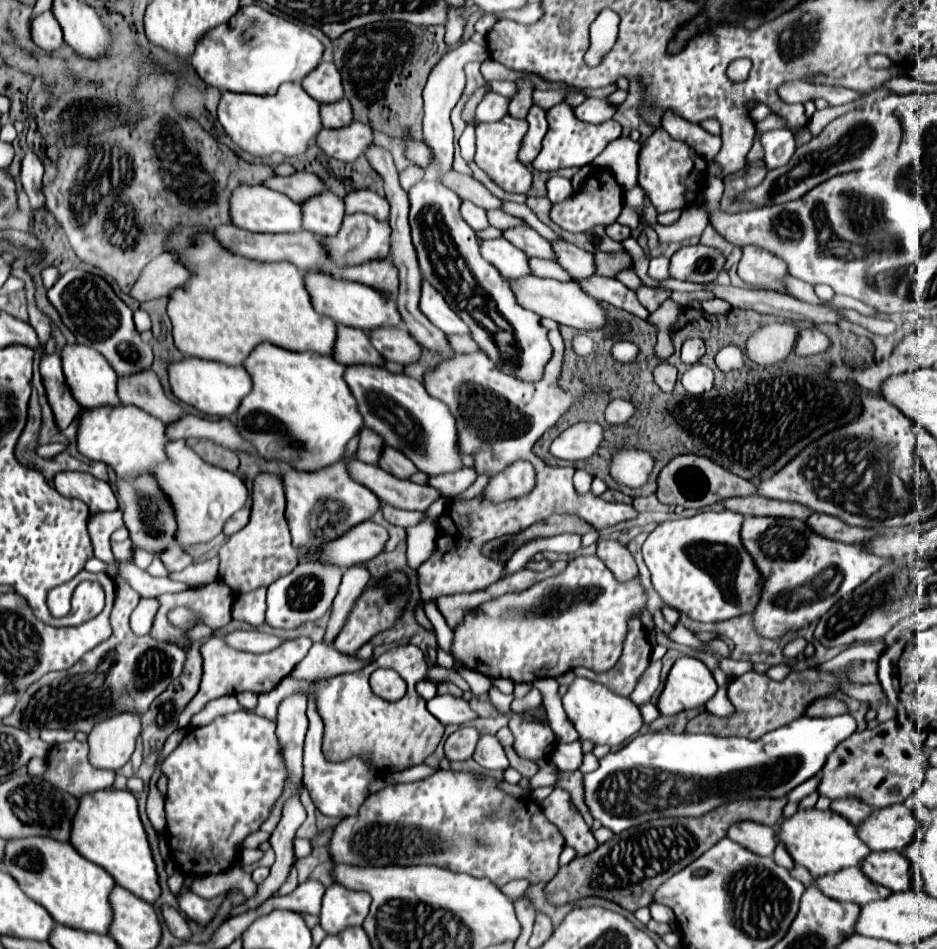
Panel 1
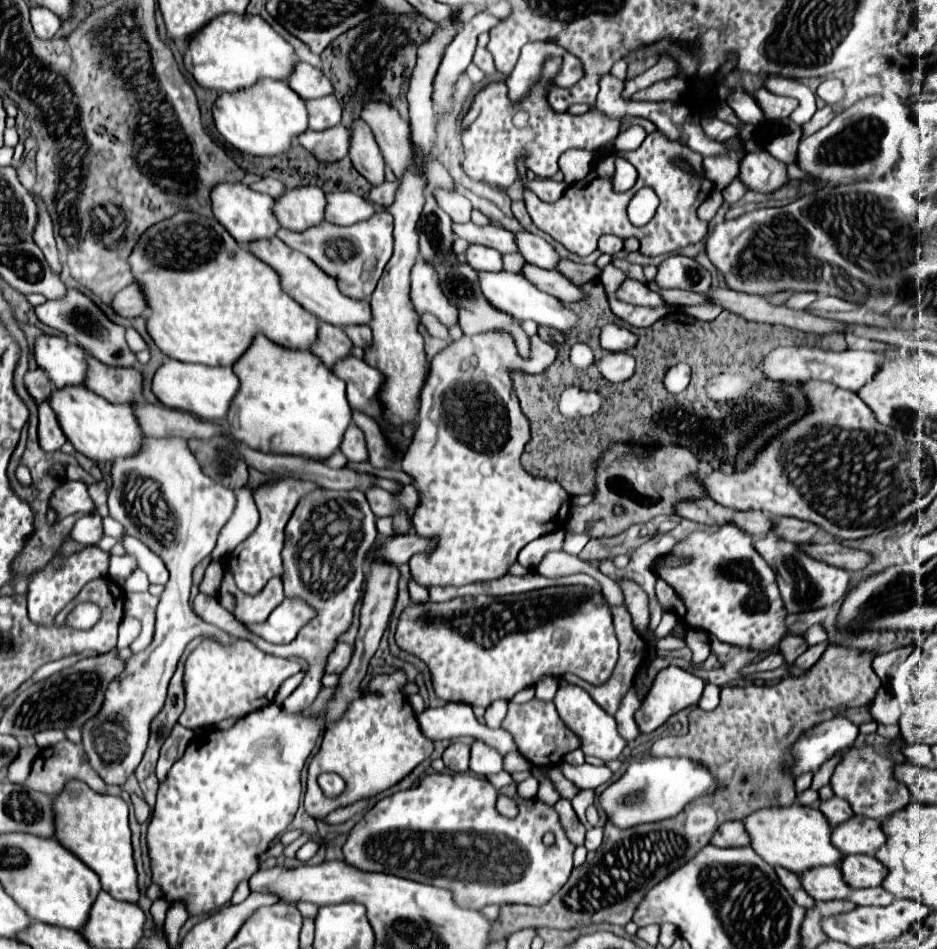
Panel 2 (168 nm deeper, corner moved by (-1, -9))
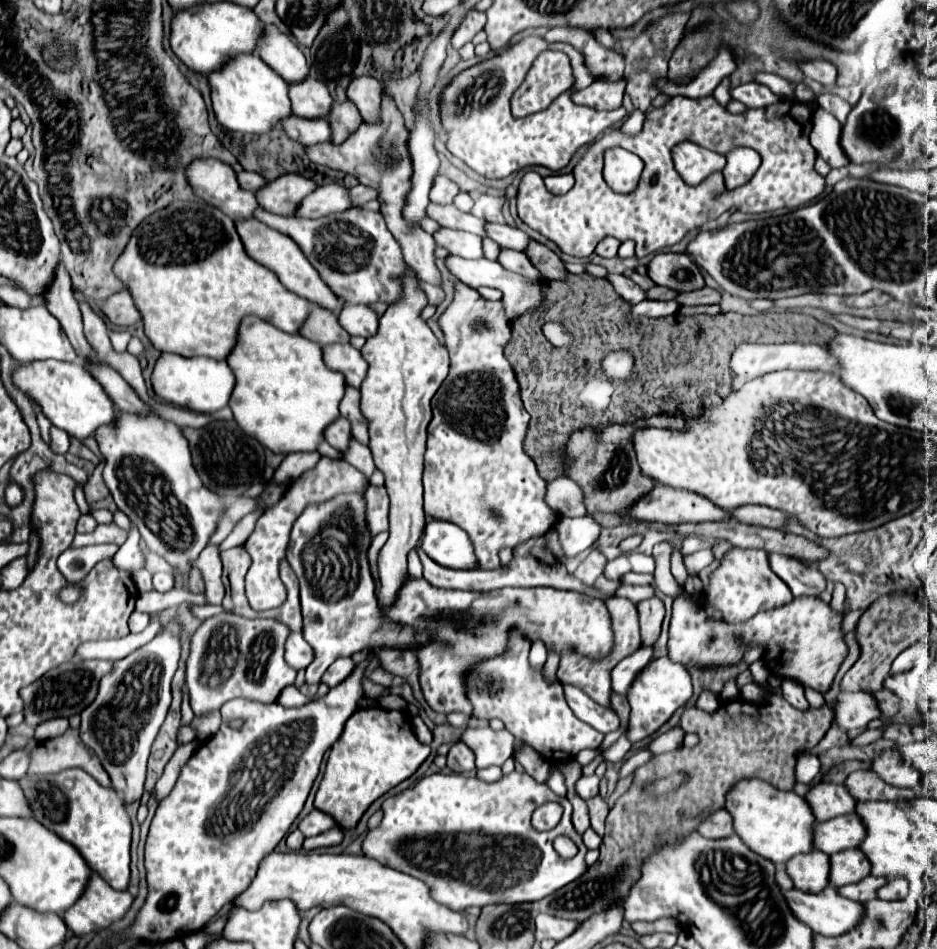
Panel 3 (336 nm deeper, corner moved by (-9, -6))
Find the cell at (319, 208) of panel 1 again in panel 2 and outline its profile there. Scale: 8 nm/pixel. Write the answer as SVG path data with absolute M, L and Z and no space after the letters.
M319 187L291 189L285 195L281 195L281 199L277 199L277 207L275 207L277 219L281 219L281 227L289 231L297 231L297 233L303 233L311 227L321 225L325 221L325 209L327 209L327 199Z

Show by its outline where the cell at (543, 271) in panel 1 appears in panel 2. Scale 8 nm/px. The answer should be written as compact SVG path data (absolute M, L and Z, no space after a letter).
M505 255L505 269L511 271L511 273L521 273L521 267L525 263L527 261L521 255Z

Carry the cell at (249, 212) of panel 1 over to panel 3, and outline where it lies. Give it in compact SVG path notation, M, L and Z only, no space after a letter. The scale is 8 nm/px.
M199 158L193 160L187 168L185 168L185 178L189 182L189 186L193 188L193 192L203 198L207 204L213 204L215 208L219 208L221 212L225 212L231 220L239 222L239 220L247 220L253 216L253 212L259 208L257 200L255 200L255 192L245 192L239 188L237 184L237 176L233 172L233 168L221 160L215 158Z

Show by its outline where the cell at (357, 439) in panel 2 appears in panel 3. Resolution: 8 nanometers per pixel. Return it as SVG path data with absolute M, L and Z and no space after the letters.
M339 416L335 422L331 422L325 432L323 432L323 438L325 442L329 442L333 448L337 450L345 450L347 444L349 444L349 438L351 438L351 428L349 428L349 420L345 420L343 416Z

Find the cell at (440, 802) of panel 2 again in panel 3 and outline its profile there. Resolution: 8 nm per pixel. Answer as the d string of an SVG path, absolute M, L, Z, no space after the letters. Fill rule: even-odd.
M511 772L503 776L501 780L487 784L475 776L465 776L465 774L431 774L425 776L417 786L389 796L383 802L383 820L381 824L371 830L363 842L363 852L367 858L377 860L383 866L389 866L393 870L401 870L413 878L423 880L429 890L433 900L439 904L451 908L451 910L465 910L469 906L487 906L487 904L517 904L517 902L535 902L551 892L567 886L569 882L581 878L587 870L585 864L585 844L581 836L573 830L571 824L571 804L567 798L557 796L555 792L549 790L545 784L533 782L525 772ZM545 802L557 802L563 806L563 818L557 828L549 832L537 832L531 826L531 814L537 806ZM555 836L569 836L579 852L571 860L563 860L555 850L553 850L553 840Z

